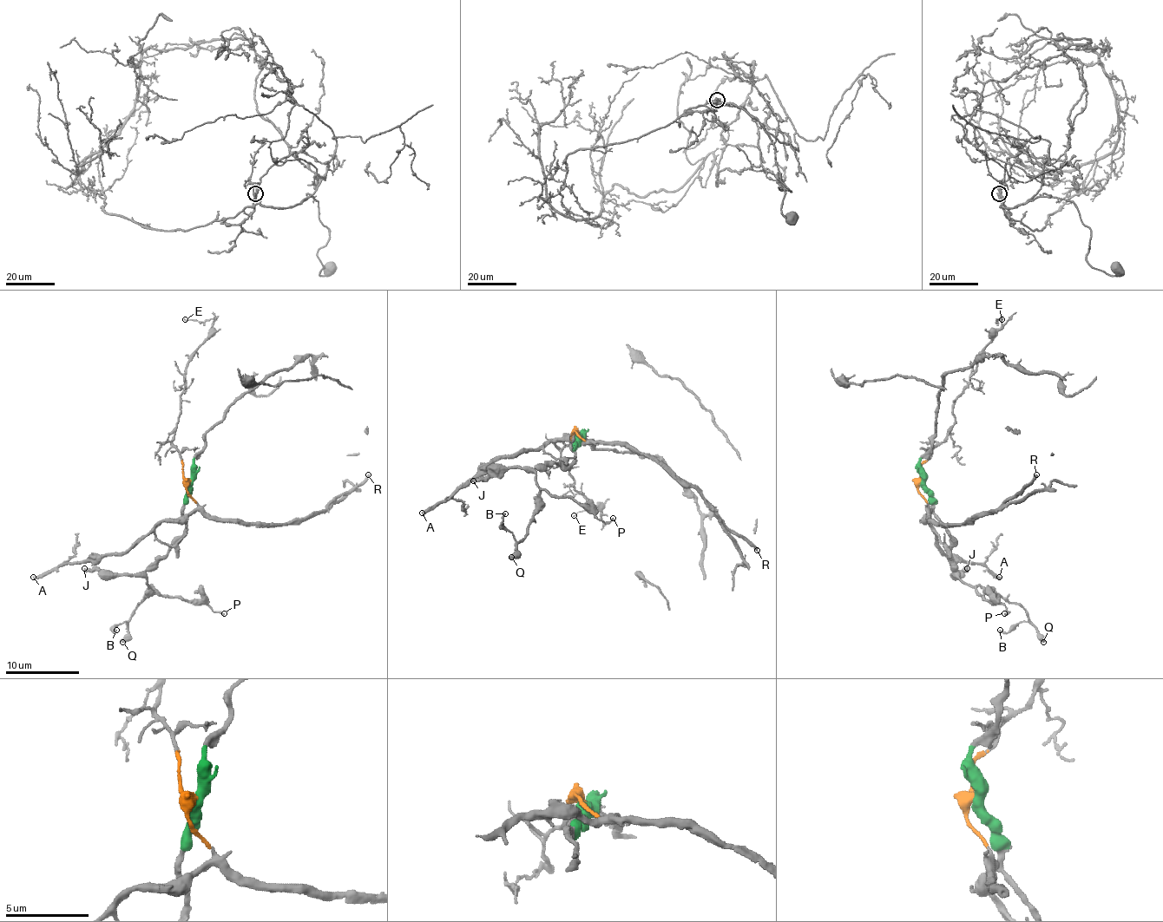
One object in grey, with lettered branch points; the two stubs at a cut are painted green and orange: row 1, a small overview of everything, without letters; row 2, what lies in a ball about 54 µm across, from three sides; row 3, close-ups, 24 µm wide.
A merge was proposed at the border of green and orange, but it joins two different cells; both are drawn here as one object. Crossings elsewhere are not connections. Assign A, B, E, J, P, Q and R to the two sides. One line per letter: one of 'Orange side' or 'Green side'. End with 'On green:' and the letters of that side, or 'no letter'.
A: Orange side
B: Green side
E: Orange side
J: Green side
P: Green side
Q: Green side
R: Orange side
On green: B, J, P, Q

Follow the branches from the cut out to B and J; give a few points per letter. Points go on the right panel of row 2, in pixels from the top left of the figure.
B: (921, 482), (950, 538), (957, 576), (1026, 611), (1028, 622), (1000, 629)
J: (921, 482), (932, 513), (950, 538), (954, 574), (967, 569)

